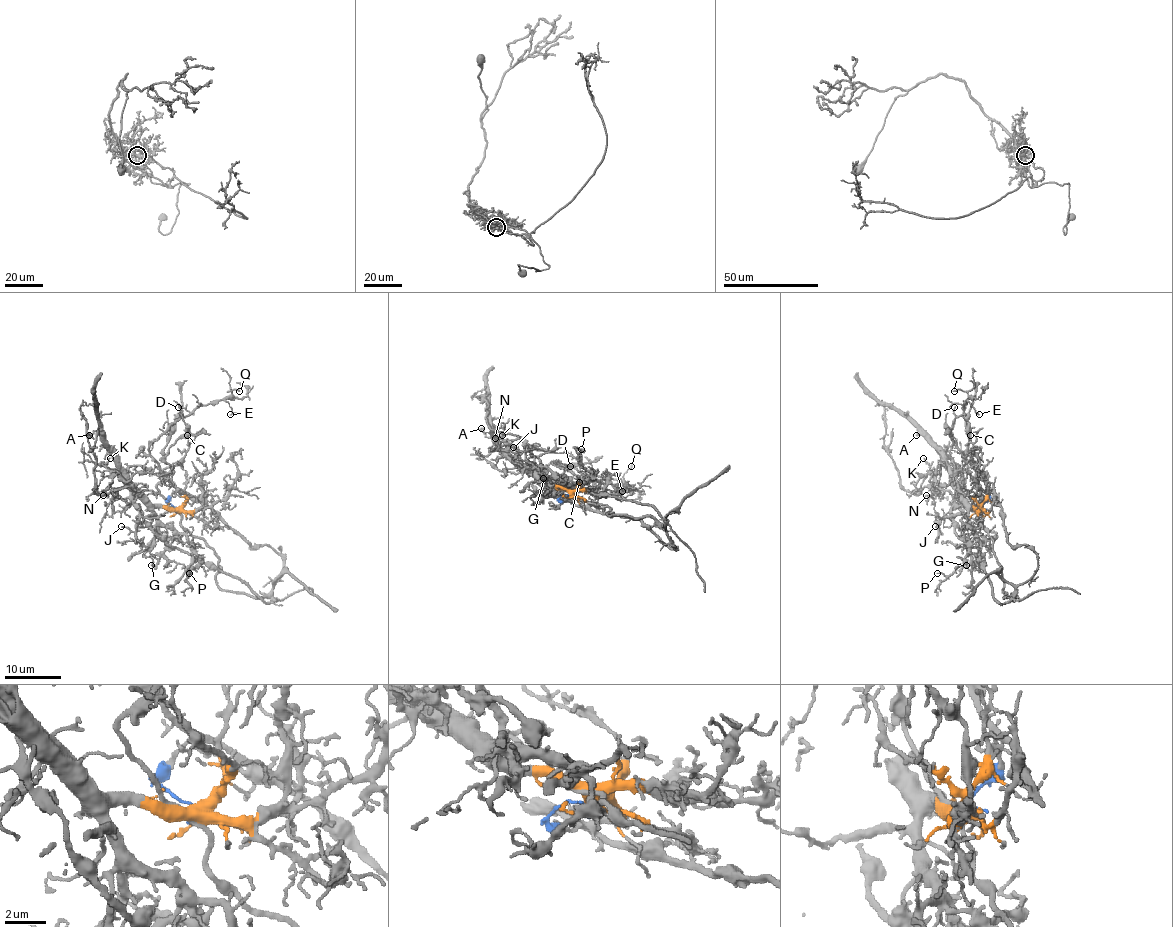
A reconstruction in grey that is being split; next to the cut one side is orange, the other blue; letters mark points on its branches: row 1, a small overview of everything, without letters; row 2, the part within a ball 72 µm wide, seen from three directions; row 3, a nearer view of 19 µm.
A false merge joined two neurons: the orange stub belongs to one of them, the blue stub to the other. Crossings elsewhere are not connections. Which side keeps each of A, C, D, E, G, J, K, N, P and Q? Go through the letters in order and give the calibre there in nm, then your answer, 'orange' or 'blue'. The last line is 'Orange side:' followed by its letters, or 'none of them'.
A: 130 nm | orange
C: 90 nm | blue
D: 120 nm | blue
E: 120 nm | blue
G: 110 nm | orange
J: 120 nm | orange
K: 100 nm | orange
N: 80 nm | orange
P: 90 nm | orange
Q: 110 nm | blue
Orange side: A, G, J, K, N, P

